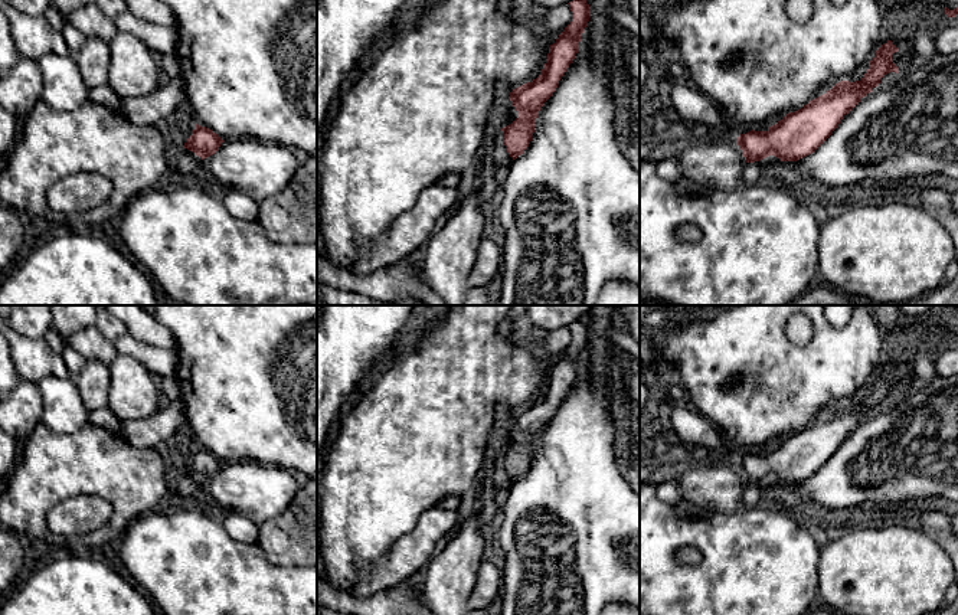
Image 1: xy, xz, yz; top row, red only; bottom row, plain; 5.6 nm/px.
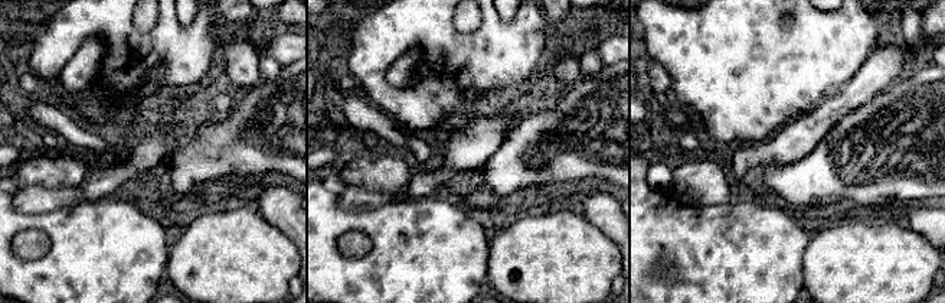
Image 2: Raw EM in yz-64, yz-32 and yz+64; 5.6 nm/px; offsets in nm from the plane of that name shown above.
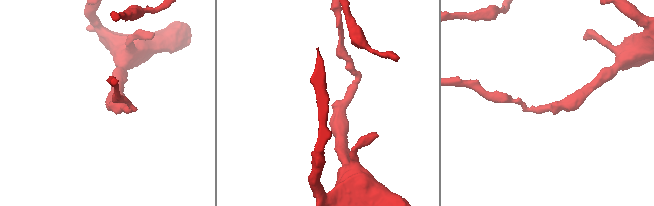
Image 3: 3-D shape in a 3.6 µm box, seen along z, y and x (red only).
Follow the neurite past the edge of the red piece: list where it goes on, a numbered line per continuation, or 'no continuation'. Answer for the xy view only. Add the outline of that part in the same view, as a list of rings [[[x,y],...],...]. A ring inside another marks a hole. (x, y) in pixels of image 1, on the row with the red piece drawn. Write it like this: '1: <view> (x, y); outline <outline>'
1: xy (185, 162); outline [[[187,148],[179,150],[171,158],[171,169],[179,181],[190,181],[194,169],[199,166],[202,158]]]

